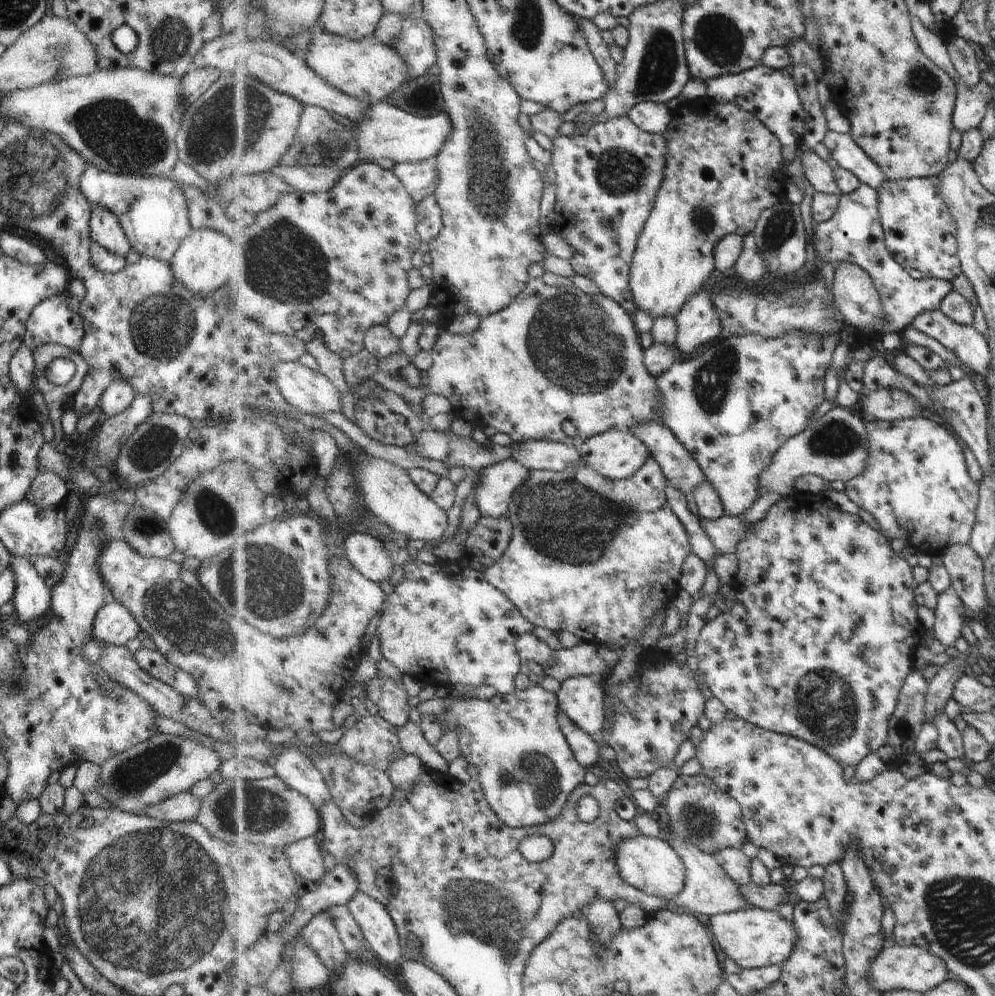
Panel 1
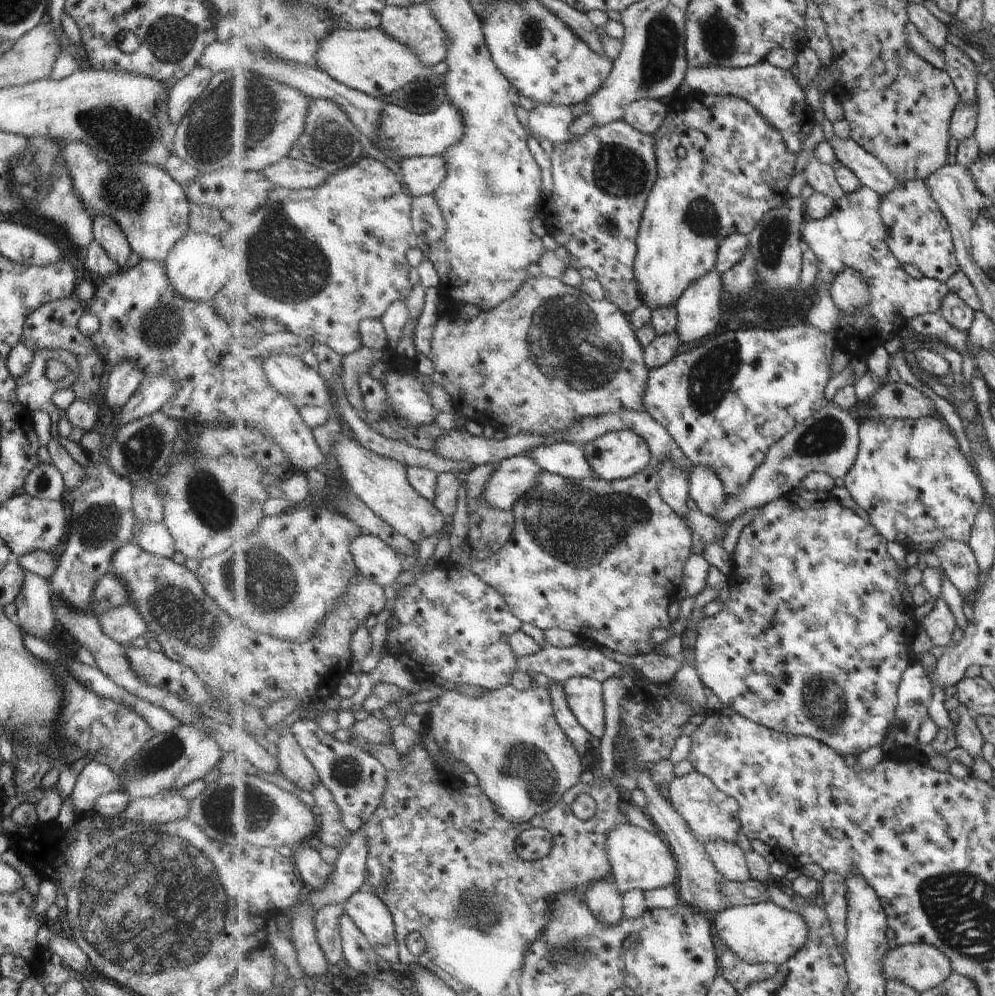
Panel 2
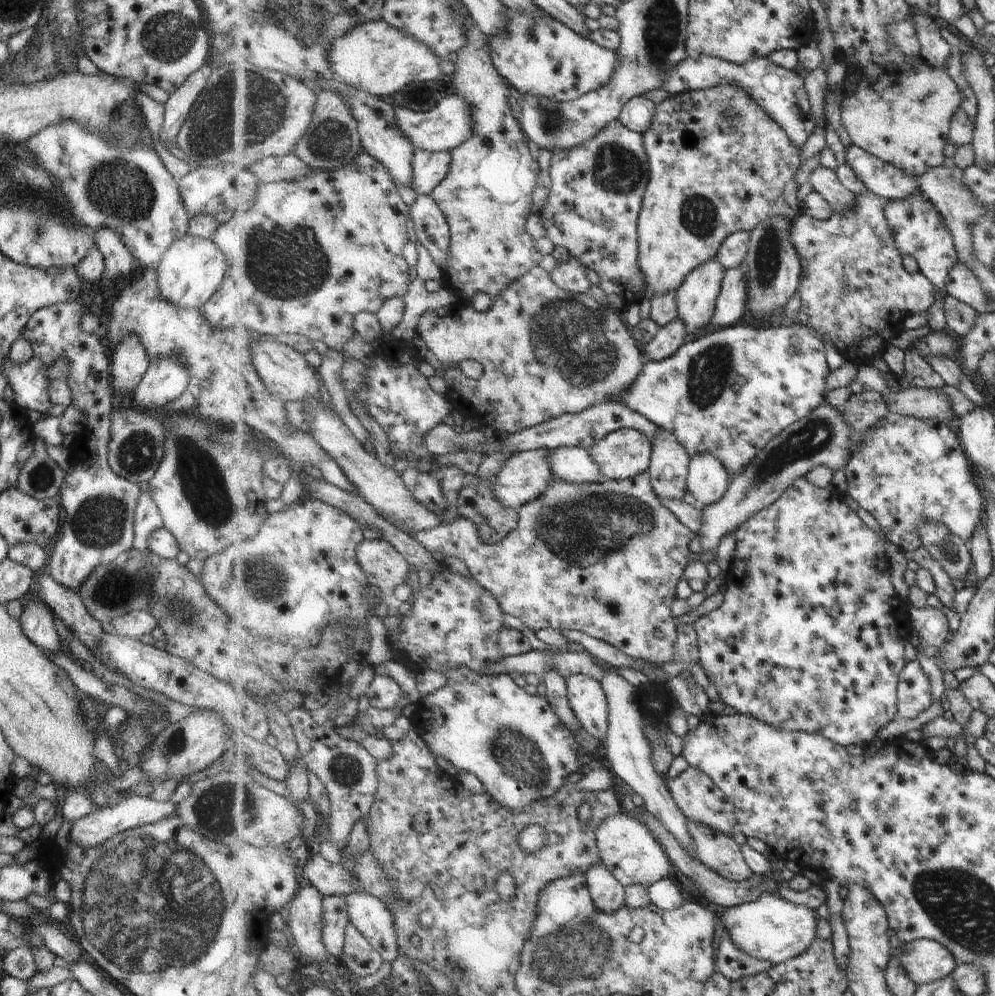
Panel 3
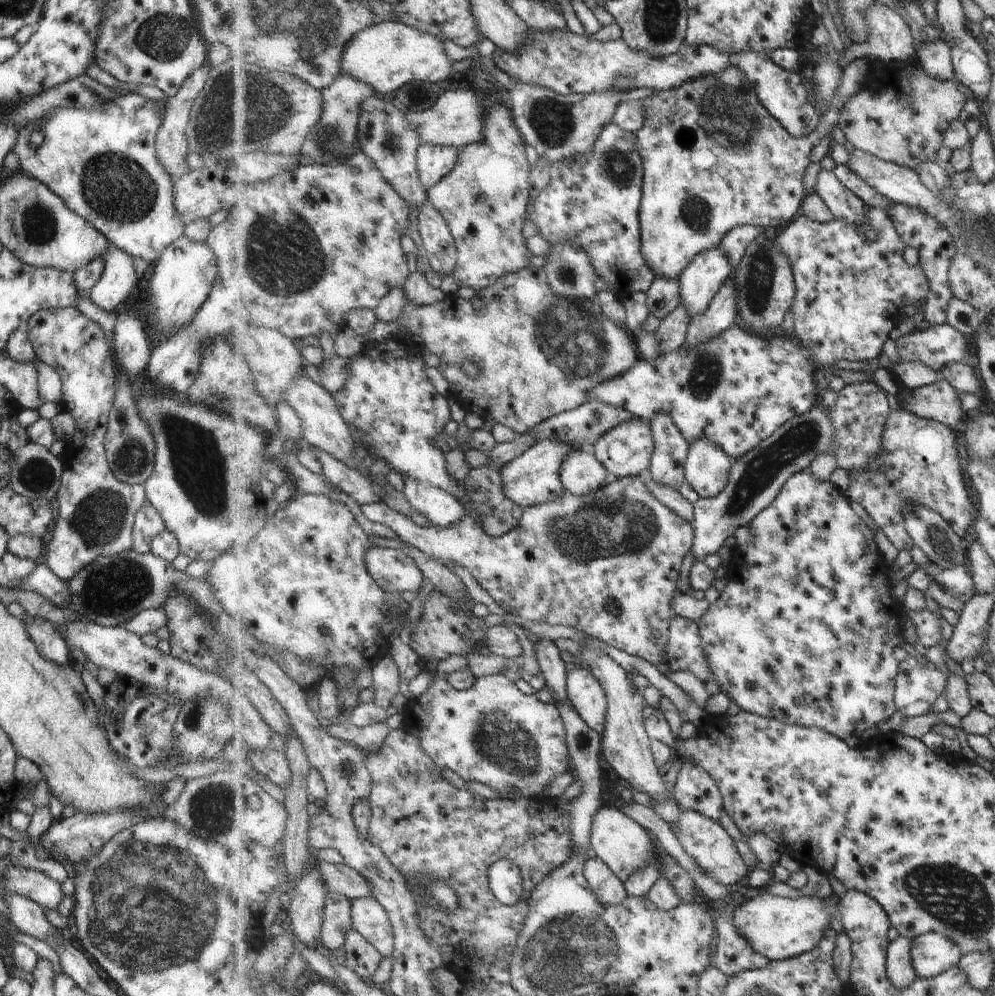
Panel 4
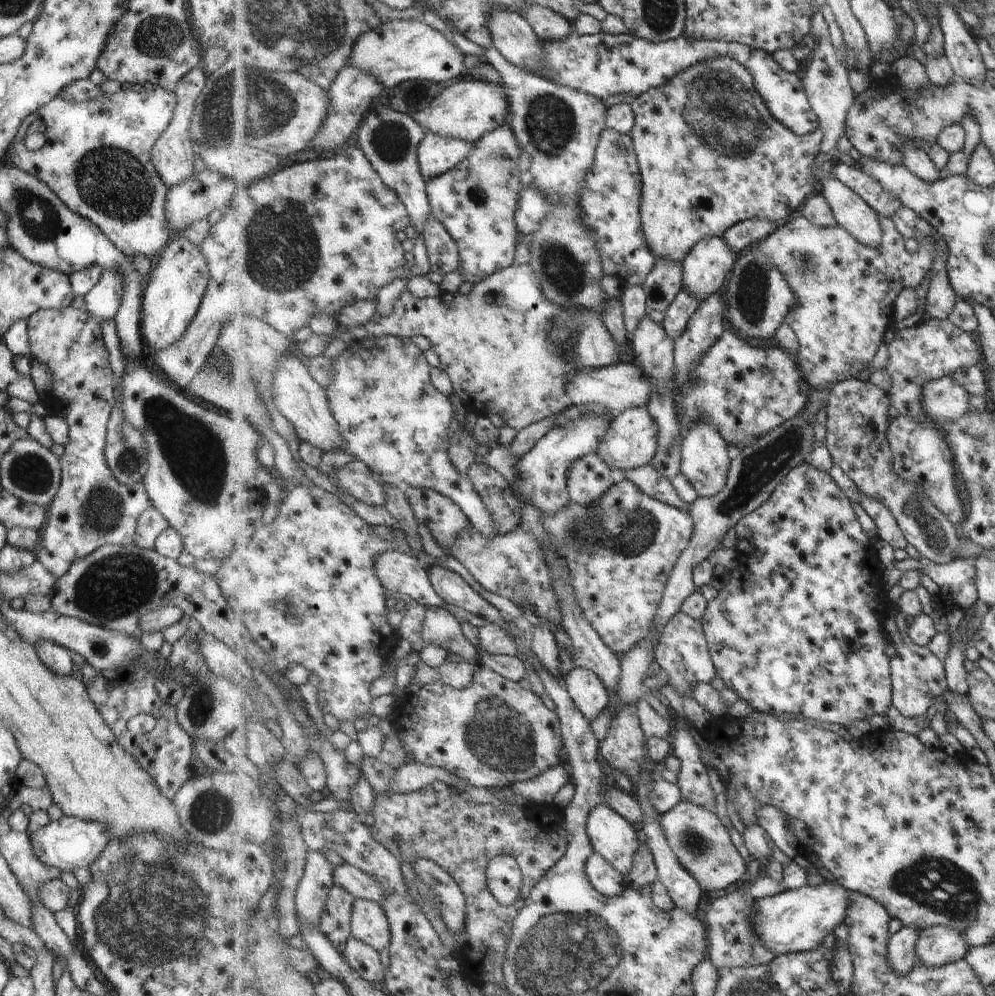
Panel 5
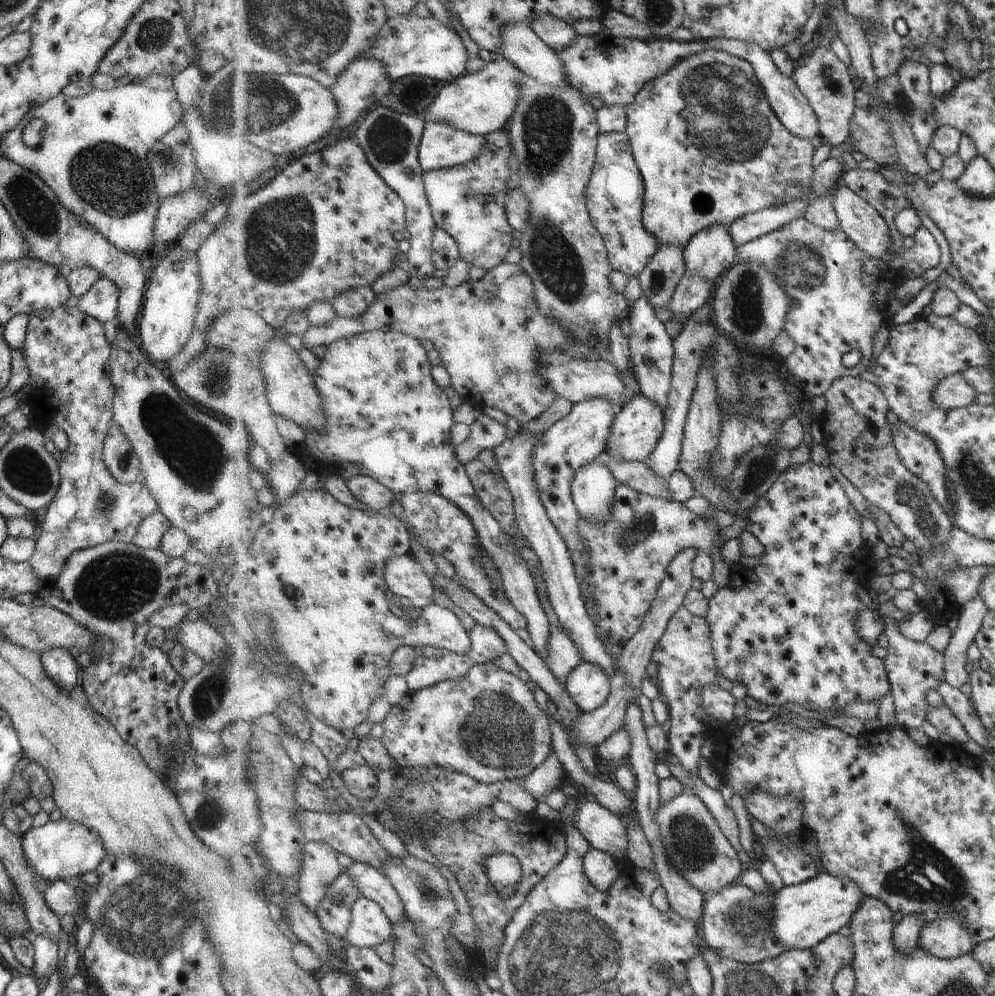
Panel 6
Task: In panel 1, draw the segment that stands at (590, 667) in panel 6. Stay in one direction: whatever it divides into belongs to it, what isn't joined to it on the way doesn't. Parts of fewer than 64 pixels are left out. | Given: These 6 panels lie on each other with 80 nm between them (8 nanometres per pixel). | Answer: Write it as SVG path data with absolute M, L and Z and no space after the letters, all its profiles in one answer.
M597 675L569 677L556 693L560 708L595 738L606 727L604 684L604 678Z

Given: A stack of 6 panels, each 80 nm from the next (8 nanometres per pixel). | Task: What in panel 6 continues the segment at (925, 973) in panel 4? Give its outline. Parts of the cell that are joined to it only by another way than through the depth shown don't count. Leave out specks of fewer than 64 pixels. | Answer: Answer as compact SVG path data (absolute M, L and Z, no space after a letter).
M953 915L945 920L927 923L922 930L919 945L941 960L966 956L977 946L969 930Z

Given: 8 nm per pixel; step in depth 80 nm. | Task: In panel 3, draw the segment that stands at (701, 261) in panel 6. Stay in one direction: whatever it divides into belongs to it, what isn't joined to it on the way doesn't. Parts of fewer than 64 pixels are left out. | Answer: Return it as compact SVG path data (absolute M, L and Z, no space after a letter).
M717 258L711 259L698 266L678 288L678 317L686 324L689 334L710 328L726 272Z

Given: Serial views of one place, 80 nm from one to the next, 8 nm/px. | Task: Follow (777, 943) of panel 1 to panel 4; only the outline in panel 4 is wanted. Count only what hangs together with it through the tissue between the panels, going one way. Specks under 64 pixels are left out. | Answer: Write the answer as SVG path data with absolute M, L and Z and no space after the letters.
M761 893L738 903L733 922L739 934L747 939L753 950L771 961L782 961L816 949L826 936L829 917L833 916L835 910L839 911L839 899L833 896L833 893L823 899L807 896L795 900Z

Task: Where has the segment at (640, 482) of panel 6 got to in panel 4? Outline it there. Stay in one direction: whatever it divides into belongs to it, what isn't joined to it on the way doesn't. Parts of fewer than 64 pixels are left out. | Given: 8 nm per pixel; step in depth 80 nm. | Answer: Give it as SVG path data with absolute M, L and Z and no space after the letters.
M644 470L640 474L640 477L645 481L645 484L649 487L649 490L662 502L665 506L668 506L673 512L681 515L687 522L694 523L694 503L689 502L681 496L681 492L674 488L661 485L657 482L650 470Z

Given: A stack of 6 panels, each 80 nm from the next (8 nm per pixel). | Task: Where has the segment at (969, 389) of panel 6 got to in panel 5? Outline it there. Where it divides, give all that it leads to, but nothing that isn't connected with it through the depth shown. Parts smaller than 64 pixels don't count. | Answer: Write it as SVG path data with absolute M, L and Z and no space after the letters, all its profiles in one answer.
M952 376L935 379L924 386L924 409L937 421L956 421L971 410L969 395Z

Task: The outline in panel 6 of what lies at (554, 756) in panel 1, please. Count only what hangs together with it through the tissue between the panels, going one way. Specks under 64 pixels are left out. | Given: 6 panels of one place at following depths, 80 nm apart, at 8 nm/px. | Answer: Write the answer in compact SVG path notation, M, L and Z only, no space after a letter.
M492 661L477 664L465 674L465 678L461 676L419 691L407 691L381 724L384 730L381 742L399 767L441 766L450 772L467 774L483 784L525 779L545 764L553 752L551 720L539 708L534 689L533 684L501 670Z

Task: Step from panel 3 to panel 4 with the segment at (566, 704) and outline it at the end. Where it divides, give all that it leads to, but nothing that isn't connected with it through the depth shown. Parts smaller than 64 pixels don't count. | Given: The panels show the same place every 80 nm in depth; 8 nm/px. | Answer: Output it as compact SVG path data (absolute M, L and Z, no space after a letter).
M546 637L535 641L534 649L538 659L540 671L544 675L545 685L557 703L569 702L567 663L563 662L561 652L555 642Z

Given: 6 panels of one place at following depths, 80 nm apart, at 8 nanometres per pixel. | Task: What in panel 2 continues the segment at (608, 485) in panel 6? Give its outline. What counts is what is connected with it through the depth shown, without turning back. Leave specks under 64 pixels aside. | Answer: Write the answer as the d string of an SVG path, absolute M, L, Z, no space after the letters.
M553 441L529 449L525 454L541 468L563 478L584 479L595 475L592 466L585 458L585 451L569 441Z

